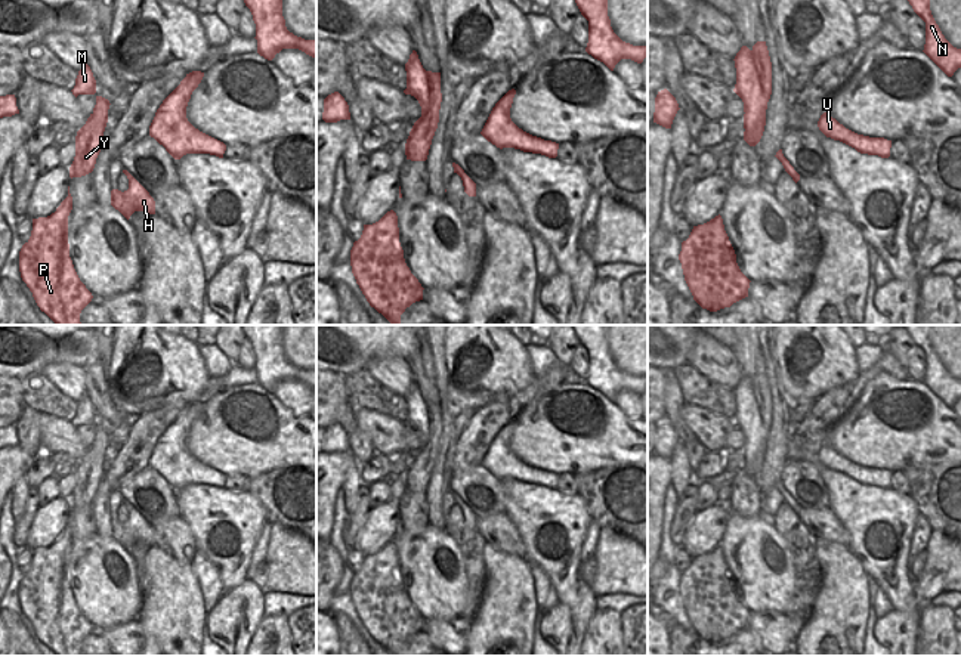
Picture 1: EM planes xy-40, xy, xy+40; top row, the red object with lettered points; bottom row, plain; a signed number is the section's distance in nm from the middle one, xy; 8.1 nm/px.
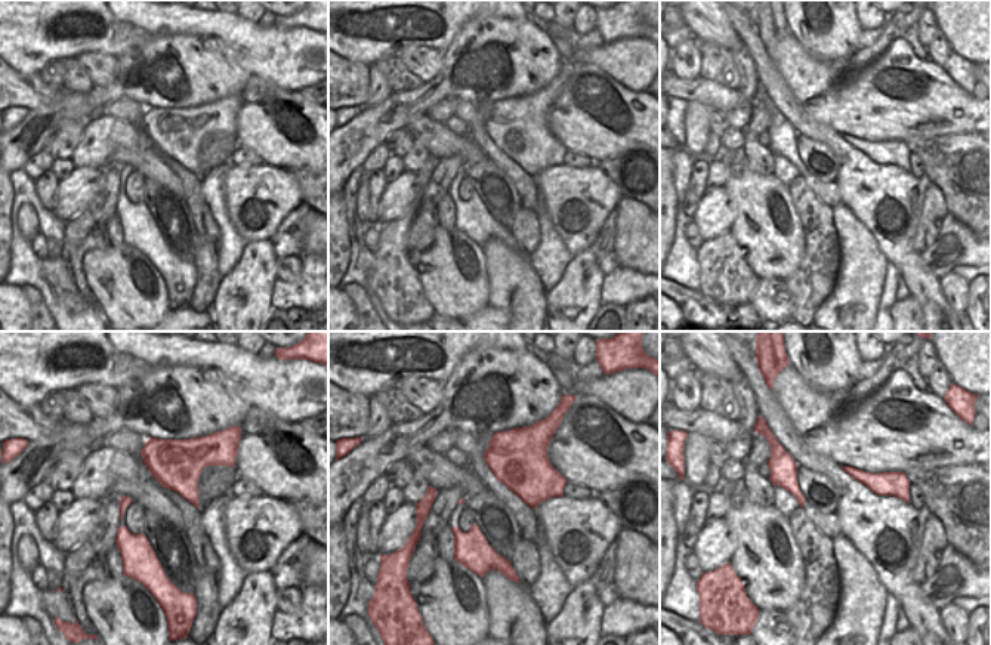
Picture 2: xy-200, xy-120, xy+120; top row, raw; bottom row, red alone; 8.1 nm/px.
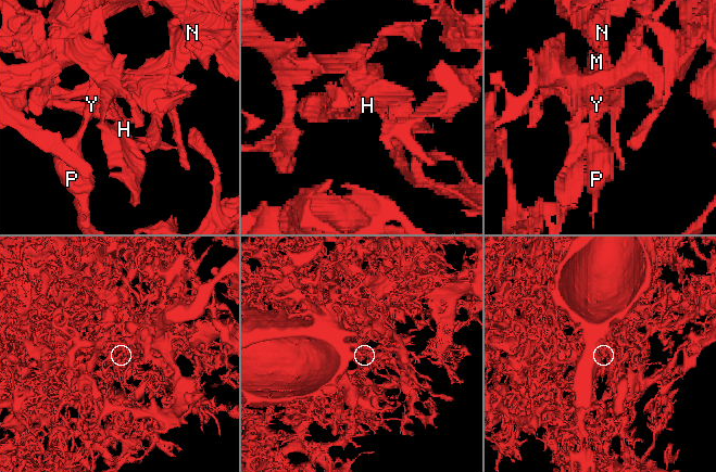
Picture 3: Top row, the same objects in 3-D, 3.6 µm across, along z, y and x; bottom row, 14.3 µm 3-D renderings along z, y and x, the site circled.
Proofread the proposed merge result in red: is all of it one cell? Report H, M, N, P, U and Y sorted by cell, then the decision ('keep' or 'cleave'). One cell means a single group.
groups H M N U / P Y; cleave

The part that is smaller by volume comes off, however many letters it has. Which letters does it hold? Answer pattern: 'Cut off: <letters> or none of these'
Cut off: P, Y

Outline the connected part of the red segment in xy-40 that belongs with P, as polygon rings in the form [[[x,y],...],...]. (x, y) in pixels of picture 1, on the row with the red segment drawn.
[[[68,186],[68,197],[61,202],[61,205],[56,208],[55,213],[52,213],[47,217],[38,217],[38,219],[33,219],[33,230],[31,230],[31,236],[30,239],[22,245],[21,251],[19,251],[19,272],[21,272],[21,278],[22,281],[27,284],[27,287],[30,288],[30,291],[33,293],[33,297],[37,303],[37,306],[40,307],[41,312],[44,312],[56,325],[81,325],[80,322],[80,313],[81,310],[92,301],[93,295],[92,293],[86,288],[86,285],[80,281],[72,260],[69,257],[69,244],[68,244],[68,216],[72,210],[72,197],[69,194],[69,186]]]

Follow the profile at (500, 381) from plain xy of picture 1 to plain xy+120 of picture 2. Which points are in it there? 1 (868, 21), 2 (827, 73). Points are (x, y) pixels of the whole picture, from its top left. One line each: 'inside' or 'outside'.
1: outside
2: outside

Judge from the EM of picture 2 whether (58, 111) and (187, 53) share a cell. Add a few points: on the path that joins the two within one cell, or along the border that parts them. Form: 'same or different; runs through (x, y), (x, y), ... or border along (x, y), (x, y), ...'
same; runs through (90, 101), (120, 86), (144, 85), (154, 74)

